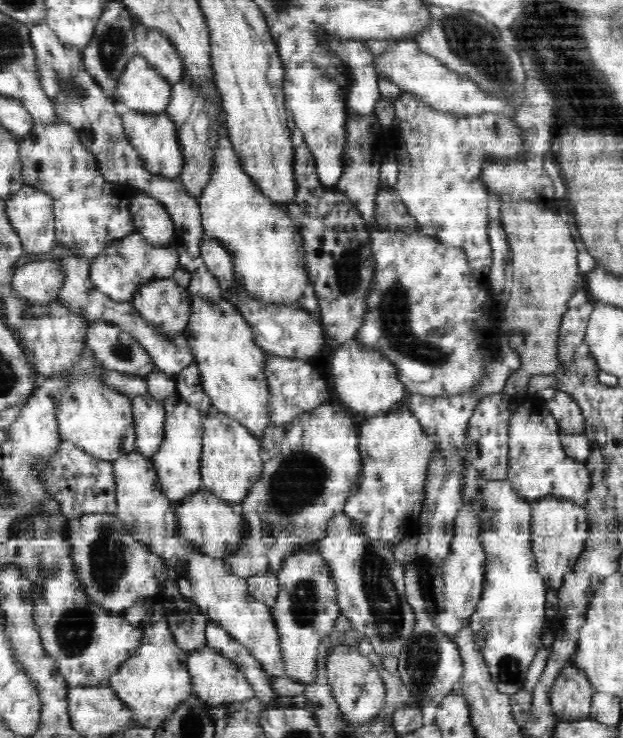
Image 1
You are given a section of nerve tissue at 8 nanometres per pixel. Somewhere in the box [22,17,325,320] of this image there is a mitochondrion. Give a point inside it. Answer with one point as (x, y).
(111, 43)

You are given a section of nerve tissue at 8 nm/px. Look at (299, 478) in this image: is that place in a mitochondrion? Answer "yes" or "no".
yes

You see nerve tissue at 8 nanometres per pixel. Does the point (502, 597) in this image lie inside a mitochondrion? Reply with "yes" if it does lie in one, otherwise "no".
no

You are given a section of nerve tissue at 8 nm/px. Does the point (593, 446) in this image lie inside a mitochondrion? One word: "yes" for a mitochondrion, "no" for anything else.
no

